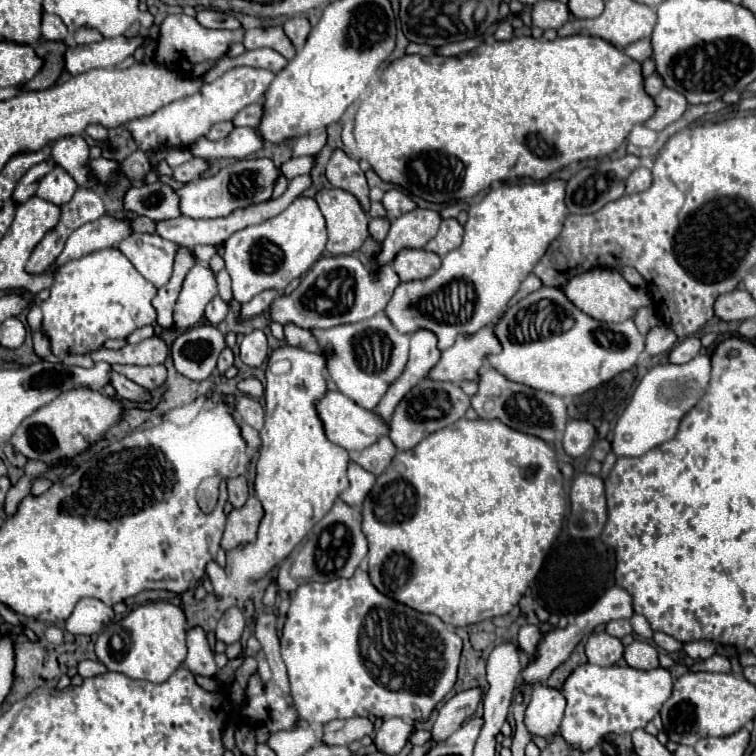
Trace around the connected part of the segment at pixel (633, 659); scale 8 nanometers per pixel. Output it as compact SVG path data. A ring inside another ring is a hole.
M633 642L625 648L625 662L637 670L653 670L659 666L657 650L647 642Z

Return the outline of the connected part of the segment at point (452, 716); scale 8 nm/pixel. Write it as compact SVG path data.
M479 688L455 694L439 710L439 716L437 716L437 720L433 724L433 730L431 730L431 740L433 742L443 742L445 738L449 738L467 718L471 718L475 714L479 700L481 700L481 690Z

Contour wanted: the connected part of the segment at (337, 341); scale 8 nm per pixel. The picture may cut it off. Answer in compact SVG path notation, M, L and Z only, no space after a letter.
M379 312L375 318L363 322L333 326L329 330L313 328L311 334L317 338L319 348L323 340L329 340L329 346L333 348L333 354L327 362L327 372L323 372L327 381L327 391L341 390L341 394L349 396L353 402L367 410L373 410L379 404L387 388L403 374L409 360L409 336L401 334L391 324L385 312Z

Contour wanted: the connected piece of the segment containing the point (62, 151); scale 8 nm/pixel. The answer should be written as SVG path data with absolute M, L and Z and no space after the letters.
M83 136L61 138L51 148L51 160L61 164L83 188L91 186L89 180L89 146Z

